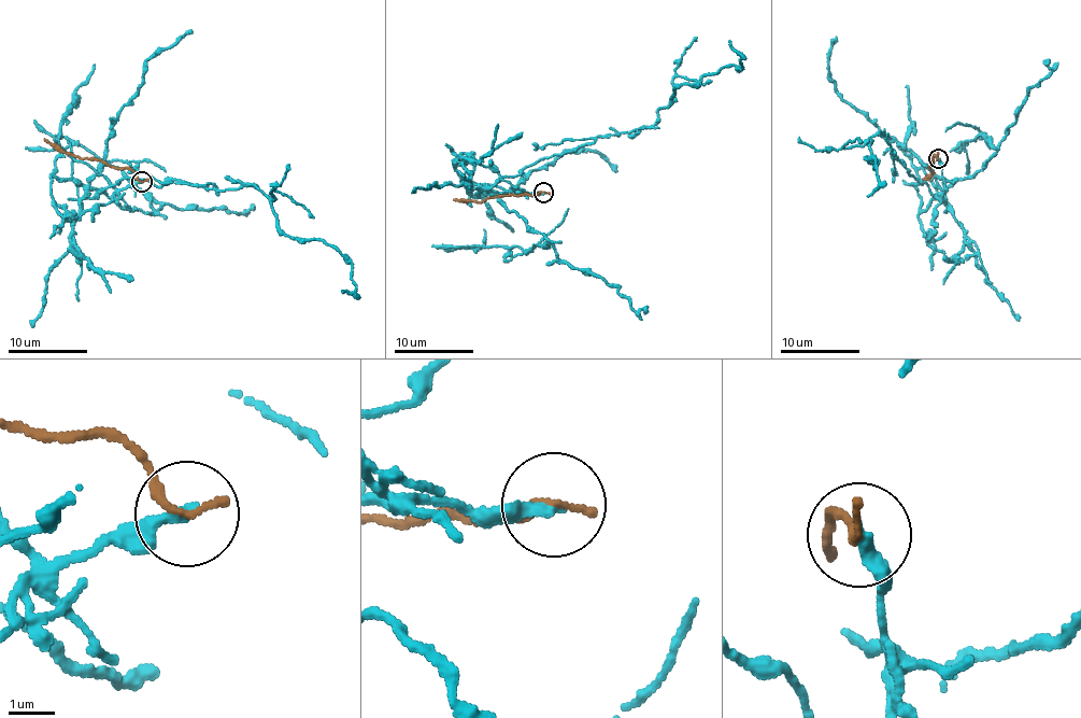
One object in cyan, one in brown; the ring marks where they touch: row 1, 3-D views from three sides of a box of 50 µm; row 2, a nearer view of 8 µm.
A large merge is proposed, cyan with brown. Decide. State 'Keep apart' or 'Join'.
Keep apart

